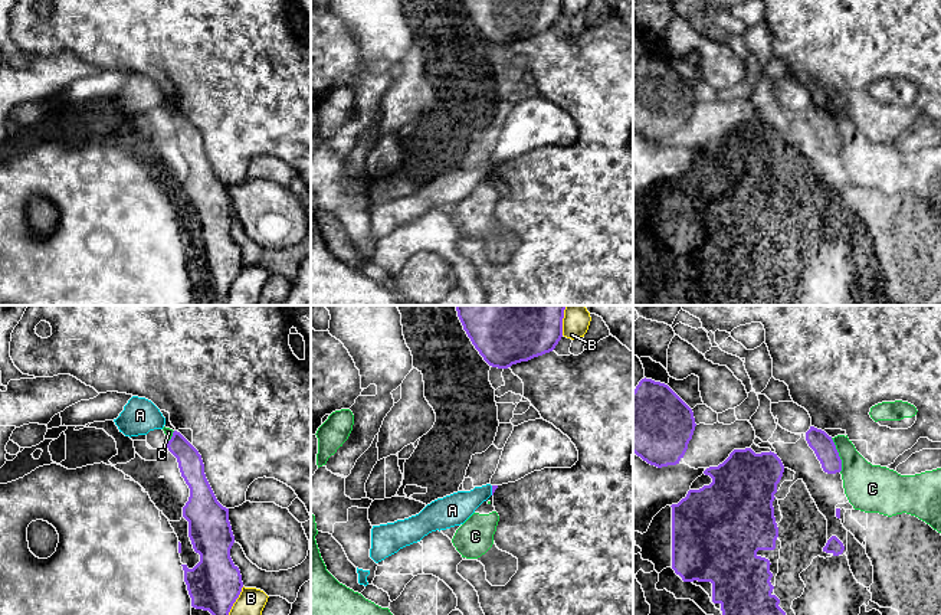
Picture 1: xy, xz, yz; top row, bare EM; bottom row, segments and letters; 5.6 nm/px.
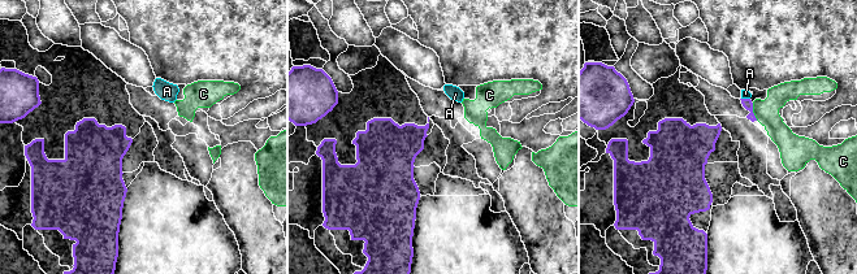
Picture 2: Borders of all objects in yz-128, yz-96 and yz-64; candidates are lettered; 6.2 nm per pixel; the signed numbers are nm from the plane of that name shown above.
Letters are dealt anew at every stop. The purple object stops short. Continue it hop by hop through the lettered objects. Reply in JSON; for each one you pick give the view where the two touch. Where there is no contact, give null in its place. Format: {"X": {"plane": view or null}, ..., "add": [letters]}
{"add": []}

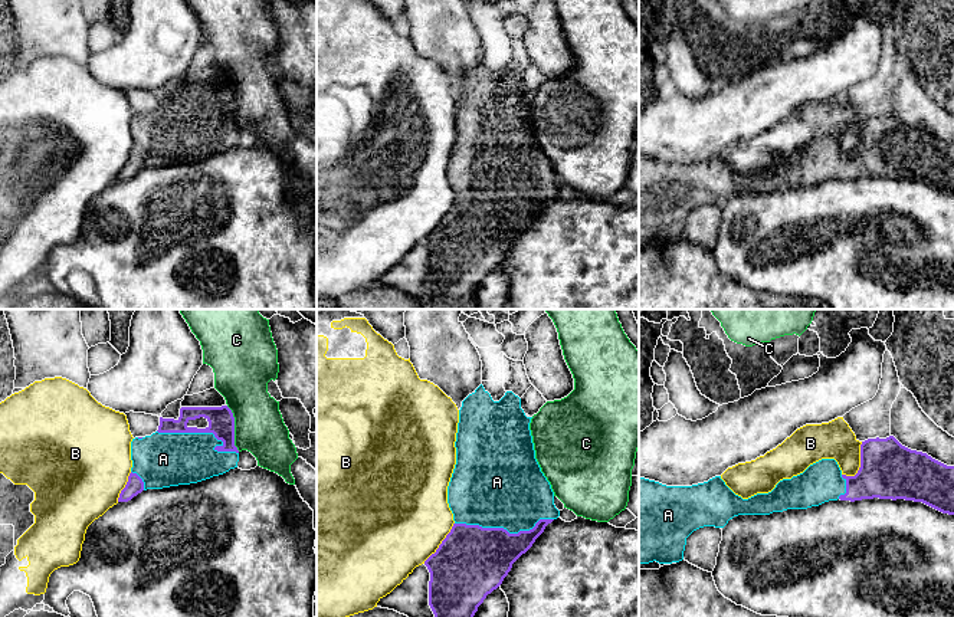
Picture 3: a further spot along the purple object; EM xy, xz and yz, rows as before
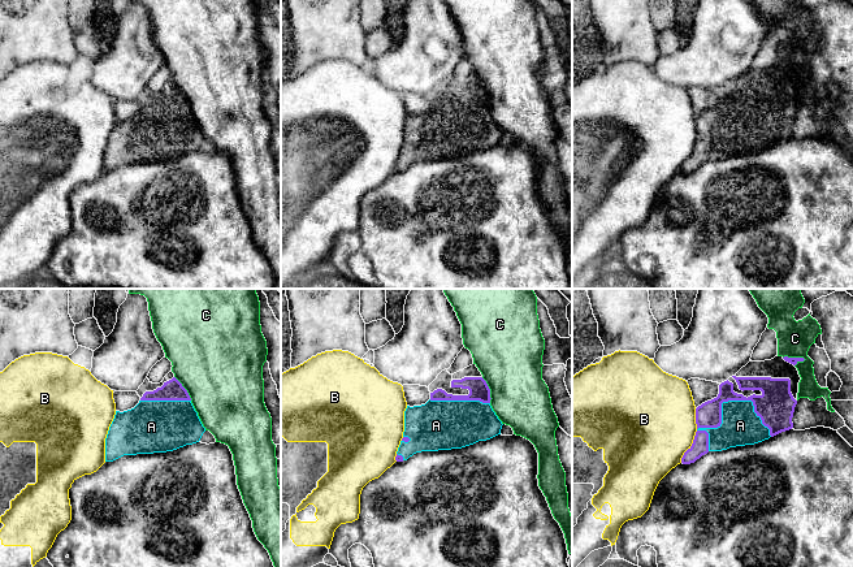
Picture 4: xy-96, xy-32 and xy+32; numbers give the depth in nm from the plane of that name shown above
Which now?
{"A": {"plane": "xy"}, "add": ["A"]}

